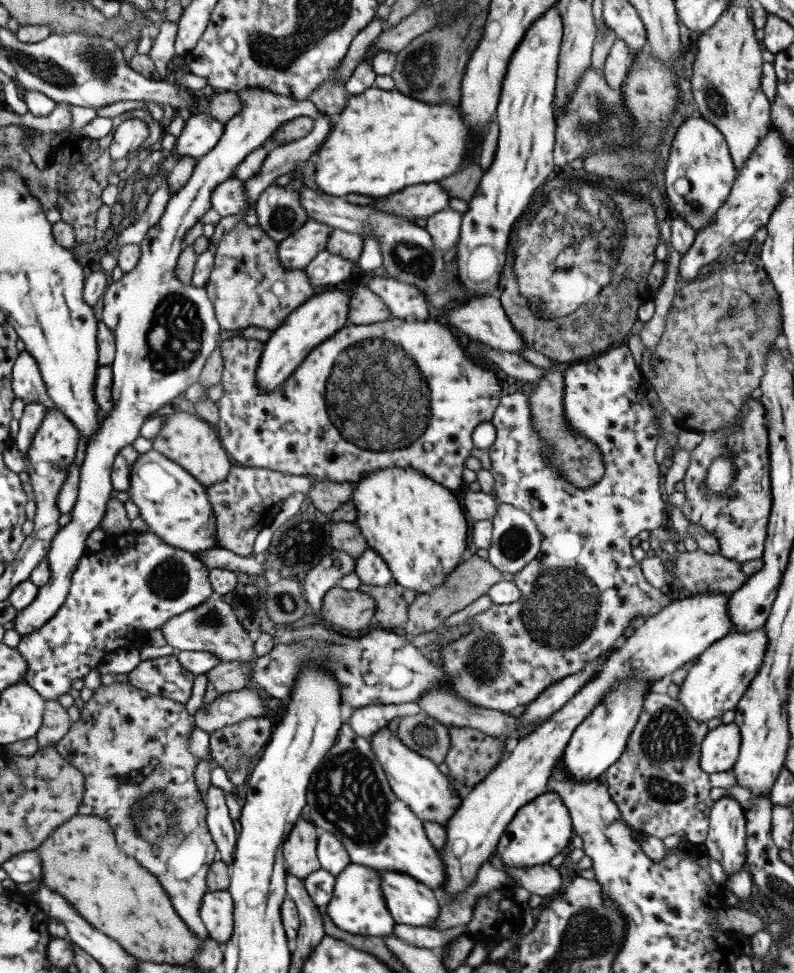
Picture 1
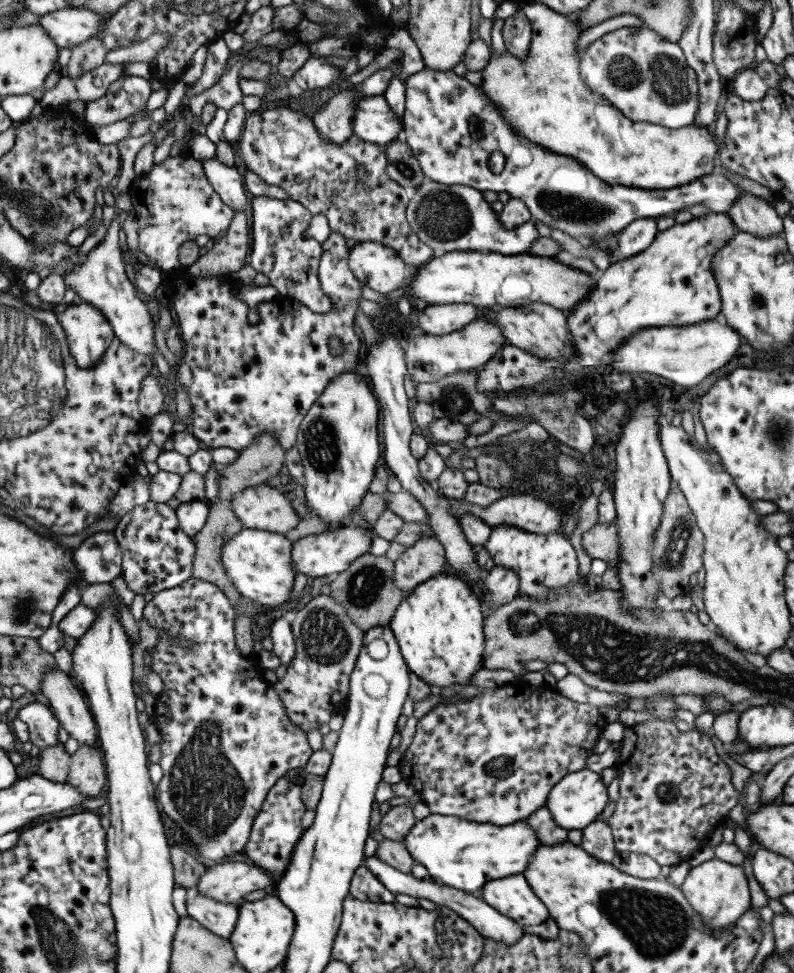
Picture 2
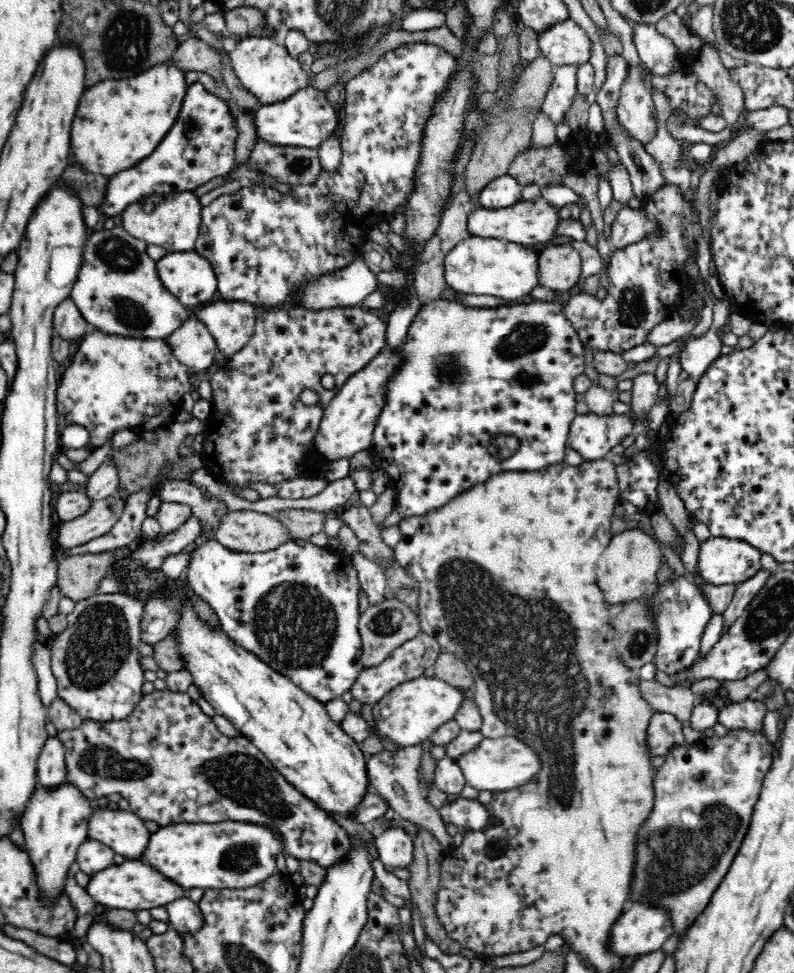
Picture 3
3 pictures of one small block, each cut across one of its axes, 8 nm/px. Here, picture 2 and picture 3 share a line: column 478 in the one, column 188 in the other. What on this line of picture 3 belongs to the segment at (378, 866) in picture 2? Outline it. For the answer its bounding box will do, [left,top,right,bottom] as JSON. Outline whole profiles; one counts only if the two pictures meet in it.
[166,896,204,933]

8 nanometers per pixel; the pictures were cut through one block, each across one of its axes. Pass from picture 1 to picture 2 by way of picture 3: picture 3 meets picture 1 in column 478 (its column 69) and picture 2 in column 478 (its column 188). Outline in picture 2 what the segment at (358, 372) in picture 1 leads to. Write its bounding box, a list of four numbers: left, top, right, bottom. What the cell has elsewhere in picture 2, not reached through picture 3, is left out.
[474,212,737,395]

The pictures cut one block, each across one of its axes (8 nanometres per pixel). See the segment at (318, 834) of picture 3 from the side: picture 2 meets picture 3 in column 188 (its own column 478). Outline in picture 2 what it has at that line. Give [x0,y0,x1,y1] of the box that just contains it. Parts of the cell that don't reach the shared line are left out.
[397,681,604,826]

